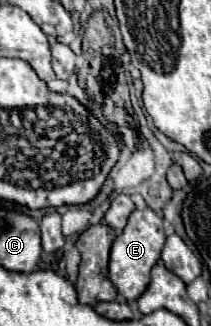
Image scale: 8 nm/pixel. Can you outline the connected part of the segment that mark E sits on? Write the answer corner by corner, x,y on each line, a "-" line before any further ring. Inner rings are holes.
151,208
135,210
129,216
125,230
115,238
111,246
111,260
109,260
109,280
125,300
137,300
147,290
151,282
151,268
159,260
163,244
165,244
163,218

